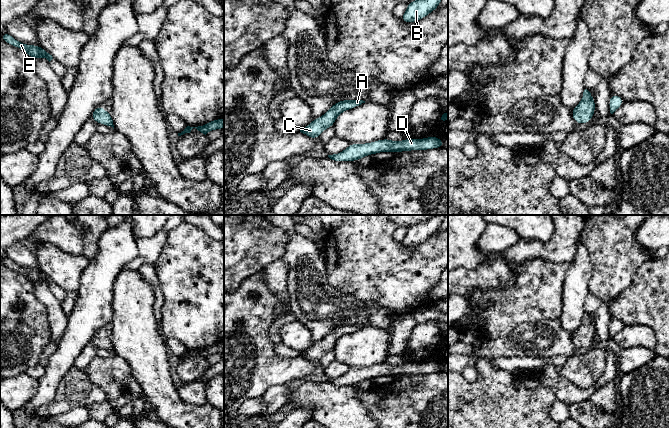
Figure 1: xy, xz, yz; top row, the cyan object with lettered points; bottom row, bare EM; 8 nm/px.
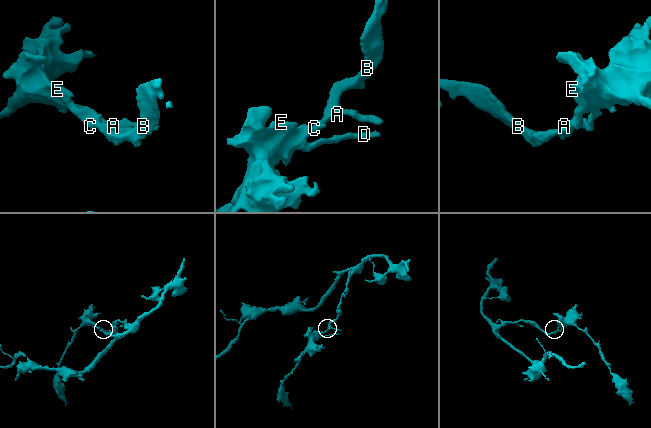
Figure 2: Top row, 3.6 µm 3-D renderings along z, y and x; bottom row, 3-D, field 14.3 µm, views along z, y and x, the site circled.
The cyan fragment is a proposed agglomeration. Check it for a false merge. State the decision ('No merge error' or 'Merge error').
No merge error

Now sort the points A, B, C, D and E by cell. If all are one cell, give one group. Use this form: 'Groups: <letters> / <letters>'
Groups: A B C D E

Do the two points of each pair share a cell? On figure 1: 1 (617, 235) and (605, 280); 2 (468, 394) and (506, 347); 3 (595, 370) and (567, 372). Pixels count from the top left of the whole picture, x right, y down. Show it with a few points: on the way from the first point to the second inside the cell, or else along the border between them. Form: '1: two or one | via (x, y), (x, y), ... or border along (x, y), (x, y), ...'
1: one | via (614, 246), (613, 269)
2: two | border along (478, 357), (490, 357), (492, 359)
3: one | via (588, 370), (574, 370)

